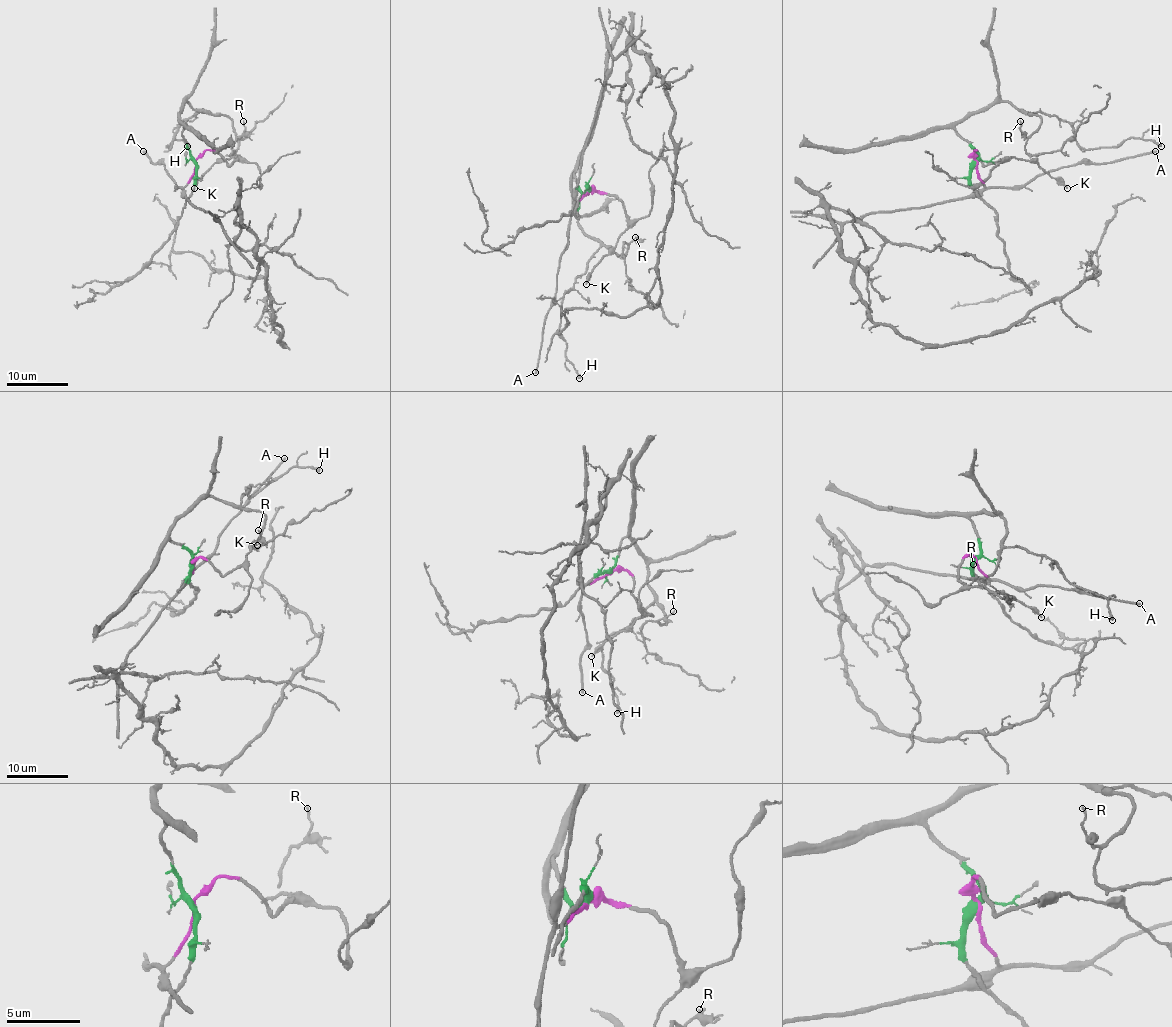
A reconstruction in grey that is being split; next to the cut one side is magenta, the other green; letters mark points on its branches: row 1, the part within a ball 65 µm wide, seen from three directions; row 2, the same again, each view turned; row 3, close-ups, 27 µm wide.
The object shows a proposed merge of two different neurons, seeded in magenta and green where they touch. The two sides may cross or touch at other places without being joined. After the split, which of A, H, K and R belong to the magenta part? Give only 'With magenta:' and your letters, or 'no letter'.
With magenta: A, K

